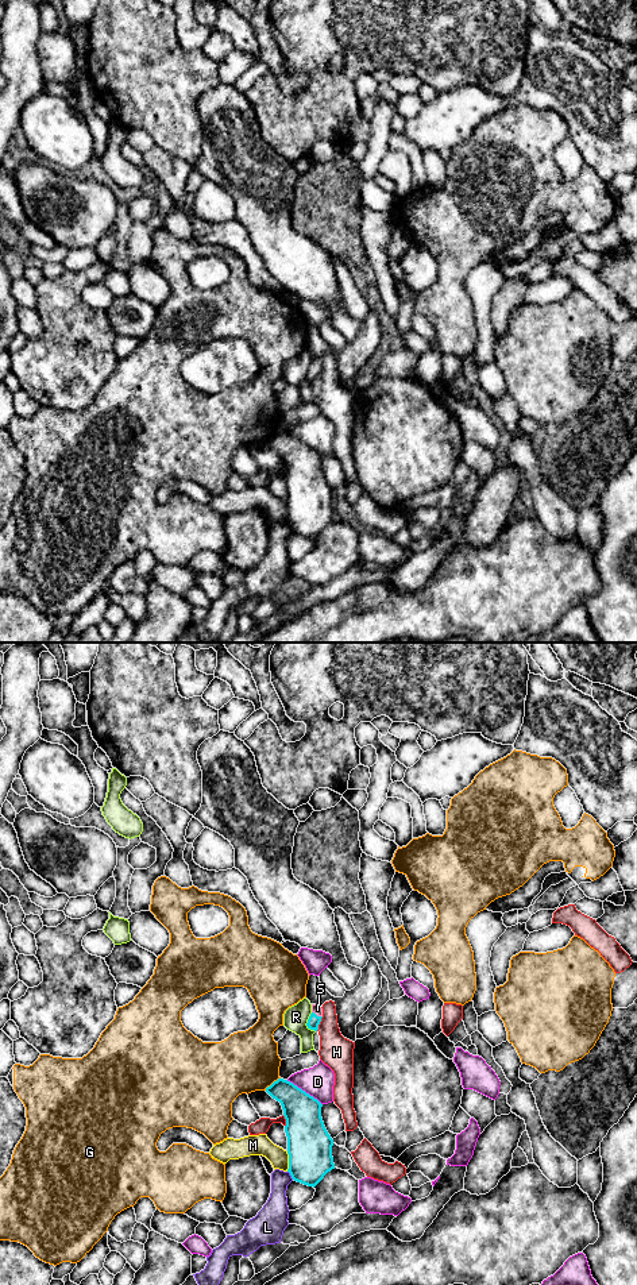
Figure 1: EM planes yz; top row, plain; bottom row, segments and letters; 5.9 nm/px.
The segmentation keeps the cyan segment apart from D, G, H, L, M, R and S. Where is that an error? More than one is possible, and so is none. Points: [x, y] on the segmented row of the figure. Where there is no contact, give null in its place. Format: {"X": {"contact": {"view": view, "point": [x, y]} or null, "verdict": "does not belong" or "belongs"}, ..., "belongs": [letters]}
{"D": {"contact": {"view": "yz", "point": [304, 1091]}, "verdict": "does not belong"}, "G": {"contact": {"view": "yz", "point": [273, 1083]}, "verdict": "does not belong"}, "H": {"contact": {"view": "yz", "point": [319, 1023]}, "verdict": "does not belong"}, "L": {"contact": {"view": "yz", "point": [290, 1174]}, "verdict": "does not belong"}, "M": {"contact": {"view": "yz", "point": [289, 1161]}, "verdict": "does not belong"}, "R": {"contact": {"view": "yz", "point": [307, 1023]}, "verdict": "does not belong"}, "S": {"contact": {"view": "yz", "point": [316, 1015]}, "verdict": "belongs"}, "belongs": ["S"]}

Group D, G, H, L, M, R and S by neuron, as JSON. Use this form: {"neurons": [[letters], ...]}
{"neurons": [["D"], ["G"], ["H"], ["L"], ["M"], ["R"], ["S"]]}

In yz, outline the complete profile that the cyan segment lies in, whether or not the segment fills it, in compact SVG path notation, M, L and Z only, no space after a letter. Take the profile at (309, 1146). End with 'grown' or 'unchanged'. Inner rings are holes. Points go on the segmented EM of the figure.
M283 1078L274 1081L266 1092L281 1103L286 1119L287 1172L294 1181L314 1188L335 1169L333 1139L321 1118L323 1104Z; unchanged

